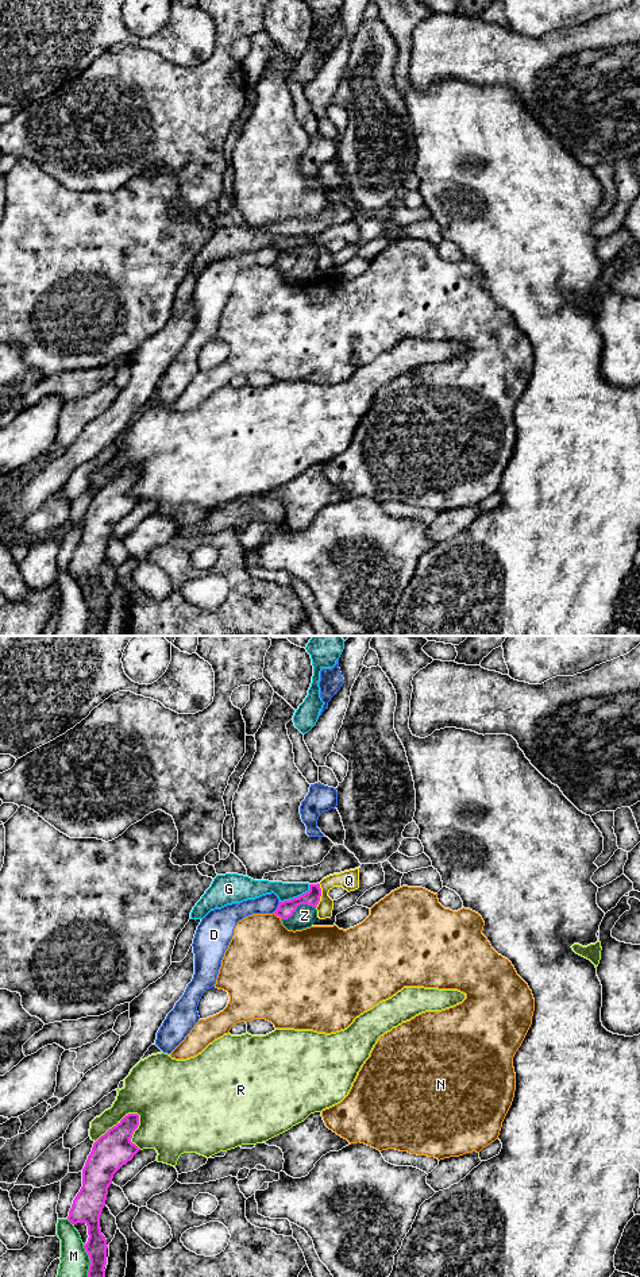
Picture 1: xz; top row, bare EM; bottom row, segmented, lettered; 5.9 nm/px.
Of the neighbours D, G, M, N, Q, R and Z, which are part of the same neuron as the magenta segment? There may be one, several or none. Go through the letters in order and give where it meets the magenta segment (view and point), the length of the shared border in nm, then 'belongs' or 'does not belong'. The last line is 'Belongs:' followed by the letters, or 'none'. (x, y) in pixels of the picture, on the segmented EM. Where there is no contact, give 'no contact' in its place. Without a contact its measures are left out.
D: xz (277, 907) | 80 nm | does not belong
G: xz (297, 897) | 220 nm | does not belong
M: xz (91, 1261) | 190 nm | does not belong
N: xz (277, 915) | 70 nm | does not belong
Q: xz (320, 895) | 150 nm | does not belong
R: xz (118, 1123) | 320 nm | does not belong
Z: xz (296, 907) | 220 nm | belongs
Belongs: Z

